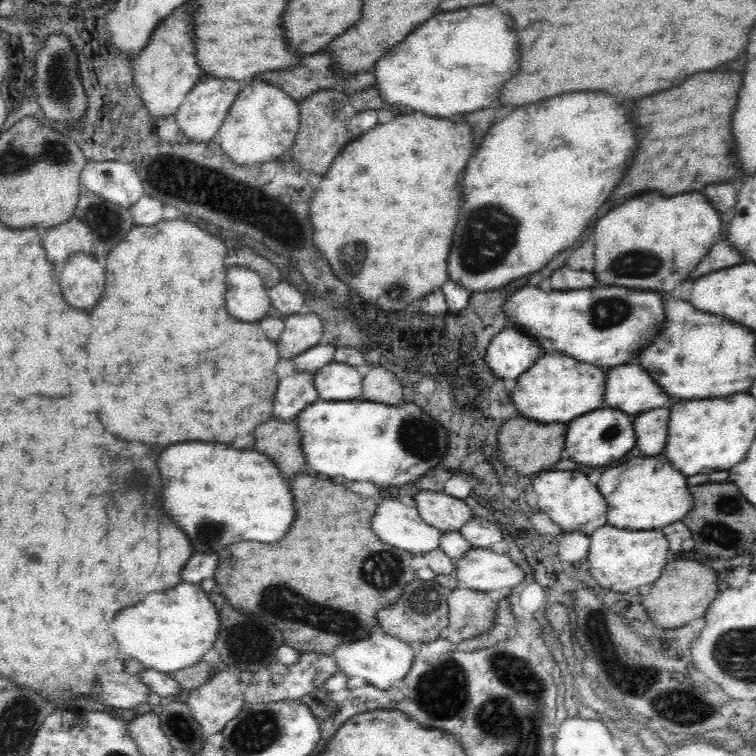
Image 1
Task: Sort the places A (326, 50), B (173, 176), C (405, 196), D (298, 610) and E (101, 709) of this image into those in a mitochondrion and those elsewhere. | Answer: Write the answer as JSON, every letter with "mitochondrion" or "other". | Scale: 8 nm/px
{"A":"other","B":"mitochondrion","C":"other","D":"mitochondrion","E":"other"}

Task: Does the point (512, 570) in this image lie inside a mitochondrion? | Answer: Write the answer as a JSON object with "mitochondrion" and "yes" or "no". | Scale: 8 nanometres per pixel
{"mitochondrion":"no"}

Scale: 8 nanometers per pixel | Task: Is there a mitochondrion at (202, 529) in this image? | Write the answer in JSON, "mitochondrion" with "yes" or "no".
{"mitochondrion":"yes"}

